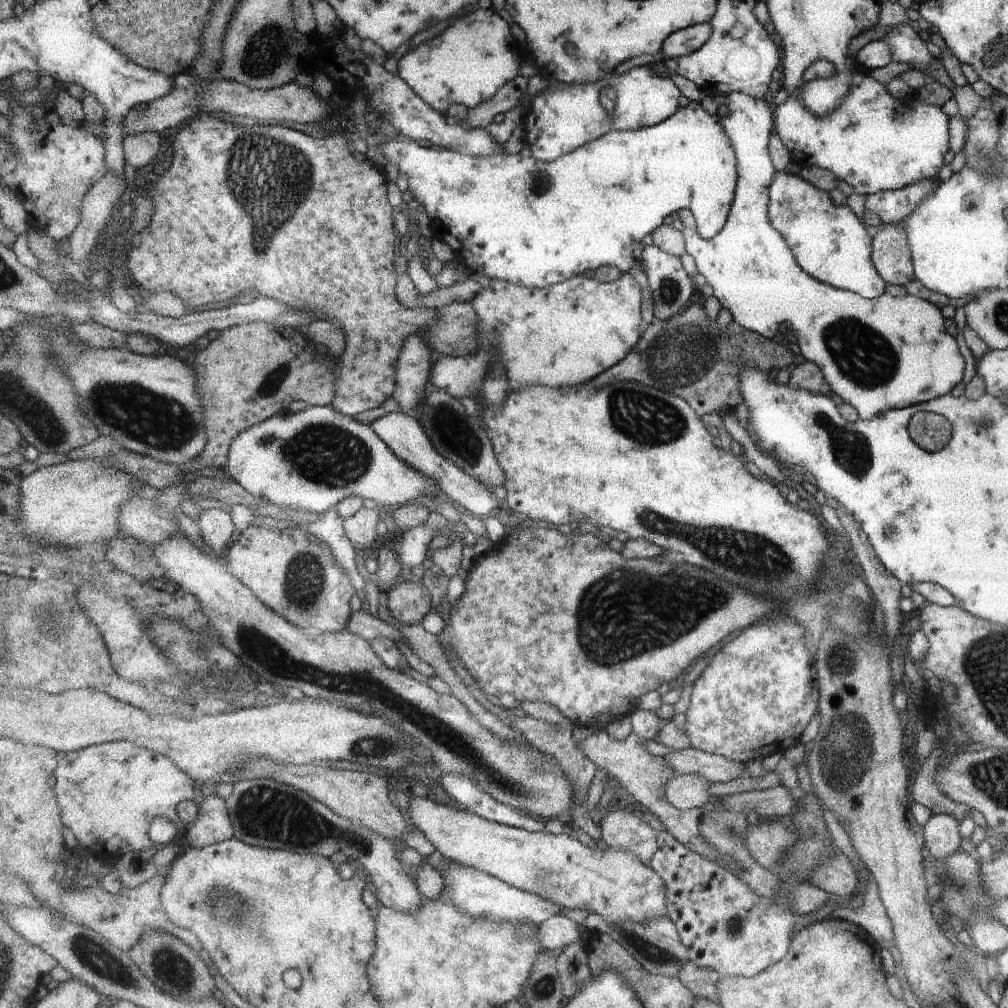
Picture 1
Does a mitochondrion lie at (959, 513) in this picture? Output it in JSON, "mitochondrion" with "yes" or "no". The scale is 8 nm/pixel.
{"mitochondrion":"no"}

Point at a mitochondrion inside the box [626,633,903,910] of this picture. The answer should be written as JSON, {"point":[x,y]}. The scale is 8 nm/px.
{"point":[847,753]}

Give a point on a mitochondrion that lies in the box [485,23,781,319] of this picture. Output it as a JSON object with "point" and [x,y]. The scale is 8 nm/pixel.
{"point":[669,290]}

